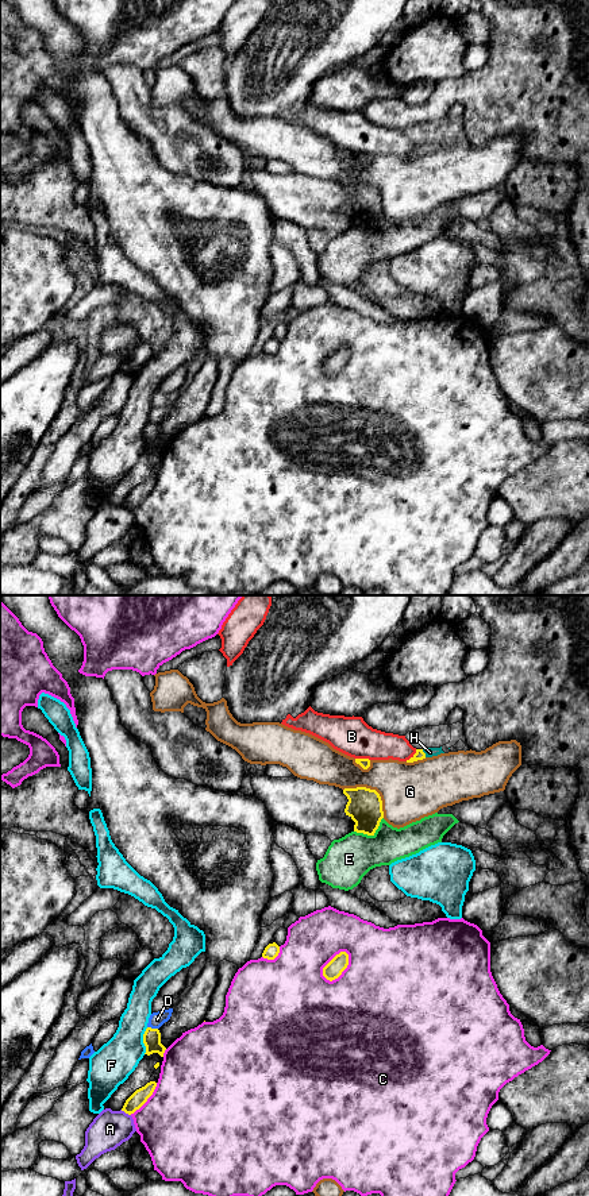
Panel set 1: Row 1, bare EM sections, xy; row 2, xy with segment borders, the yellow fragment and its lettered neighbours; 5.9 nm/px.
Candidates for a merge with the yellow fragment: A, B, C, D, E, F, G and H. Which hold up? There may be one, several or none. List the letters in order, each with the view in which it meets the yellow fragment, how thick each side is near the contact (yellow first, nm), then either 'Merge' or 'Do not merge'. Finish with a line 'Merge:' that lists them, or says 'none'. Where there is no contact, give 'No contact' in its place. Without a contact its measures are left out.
A: Touches yellow in xy. Thickness 90 nm (yellow) against 220 nm. Do not merge
B: Touches yellow in xy. Thickness 60 nm (yellow) against 180 nm. Do not merge
C: Touches yellow in xy. Thickness 100 nm (yellow) against 400 nm. Do not merge
D: Touches yellow in xy. Thickness 110 nm (yellow) against 90 nm. Do not merge
E: Touches yellow in xy. Thickness 200 nm (yellow) against 280 nm. Do not merge
F: Touches yellow in xy. Thickness 110 nm (yellow) against 240 nm. Do not merge
G: Touches yellow in xy. Thickness 200 nm (yellow) against 360 nm. Do not merge
H: Touches yellow in xy. Thickness 60 nm (yellow) against 60 nm. Merge
Merge: H

